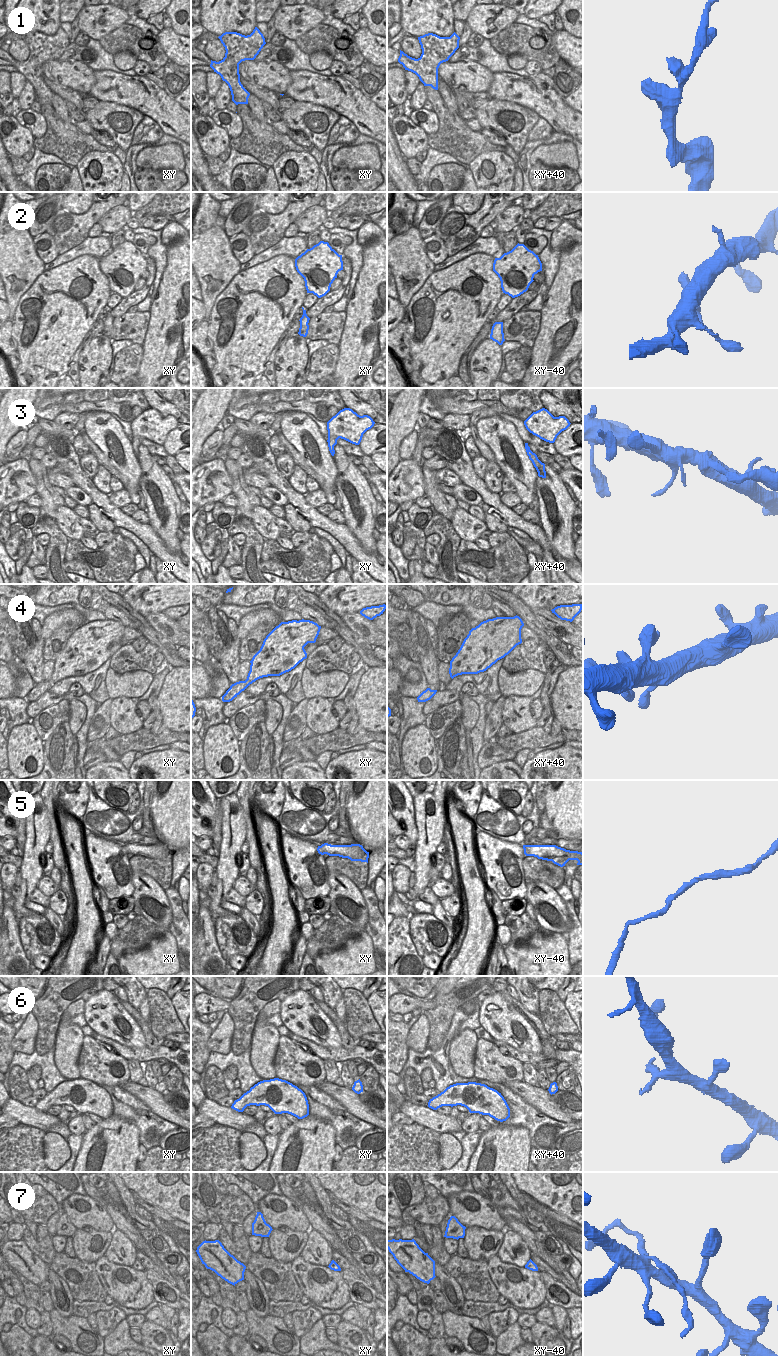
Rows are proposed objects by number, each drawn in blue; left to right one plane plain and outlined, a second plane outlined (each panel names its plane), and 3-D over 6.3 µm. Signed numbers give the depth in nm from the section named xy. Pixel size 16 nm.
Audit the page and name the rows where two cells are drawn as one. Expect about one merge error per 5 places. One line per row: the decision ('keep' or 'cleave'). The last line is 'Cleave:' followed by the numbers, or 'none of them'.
1: keep
2: keep
3: keep
4: keep
5: keep
6: cleave
7: cleave
Cleave: 6, 7

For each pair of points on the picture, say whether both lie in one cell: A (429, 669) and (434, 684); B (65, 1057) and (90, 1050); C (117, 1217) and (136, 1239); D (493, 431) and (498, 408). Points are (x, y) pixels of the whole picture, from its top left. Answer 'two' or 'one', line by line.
A: one
B: two
C: one
D: two

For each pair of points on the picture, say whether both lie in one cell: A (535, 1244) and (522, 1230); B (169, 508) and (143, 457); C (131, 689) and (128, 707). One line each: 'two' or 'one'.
A: one
B: one
C: two

